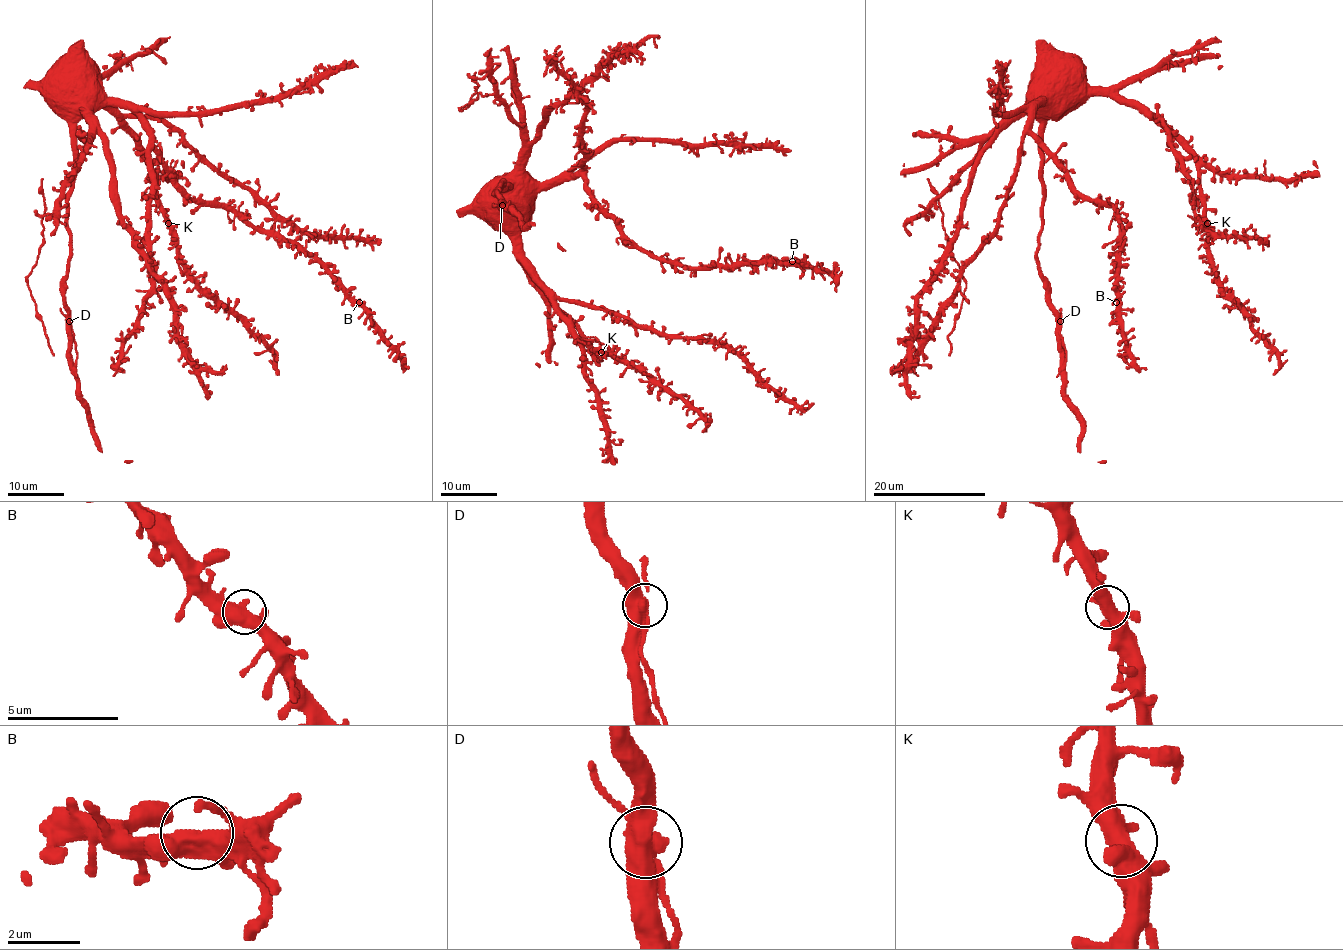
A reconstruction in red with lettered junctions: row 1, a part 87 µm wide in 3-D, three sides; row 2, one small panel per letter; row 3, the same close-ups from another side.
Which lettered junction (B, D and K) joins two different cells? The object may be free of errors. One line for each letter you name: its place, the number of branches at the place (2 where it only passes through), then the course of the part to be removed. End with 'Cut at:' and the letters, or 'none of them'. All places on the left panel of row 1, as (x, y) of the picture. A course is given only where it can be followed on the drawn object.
D: Place: (69, 321). Branches: 3. Course of the part to remove: (68, 320), (77, 350), (77, 377)
Cut at: D

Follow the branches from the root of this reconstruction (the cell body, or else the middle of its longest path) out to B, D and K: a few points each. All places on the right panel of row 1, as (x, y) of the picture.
B: (1050, 95), (1030, 116), (1030, 133), (1077, 191), (1091, 199), (1107, 202), (1116, 212), (1122, 226), (1116, 302)
D: (1050, 95), (1050, 110), (1042, 120), (1043, 198), (1036, 264), (1045, 282), (1046, 302), (1060, 320)
K: (1050, 95), (1119, 95), (1138, 103), (1194, 157), (1207, 223)

